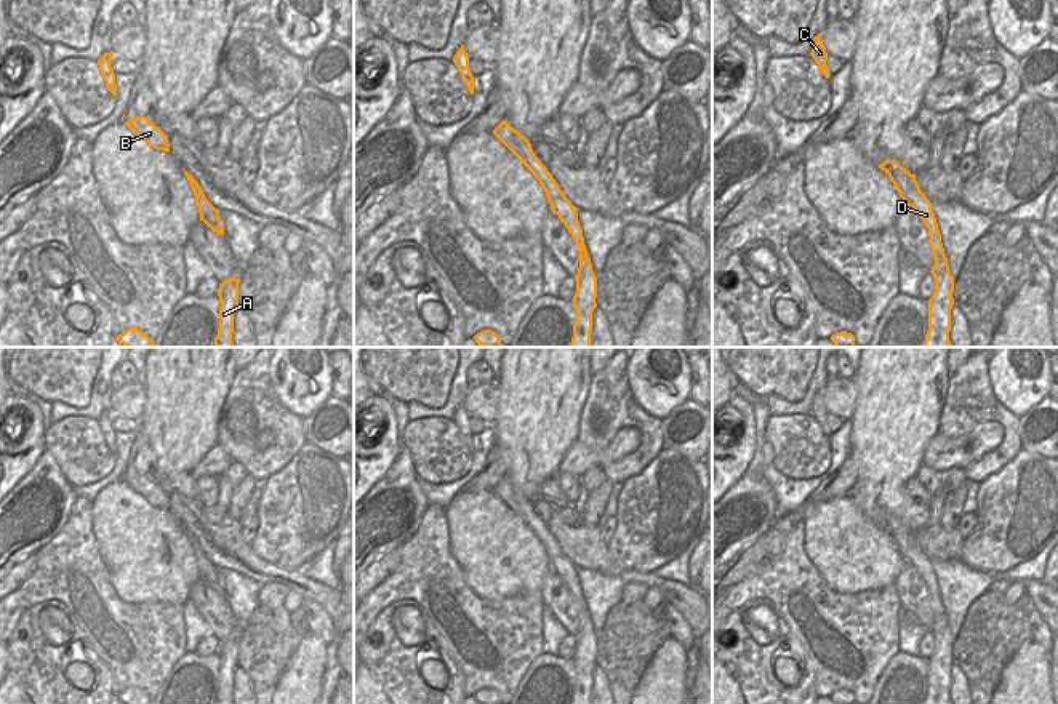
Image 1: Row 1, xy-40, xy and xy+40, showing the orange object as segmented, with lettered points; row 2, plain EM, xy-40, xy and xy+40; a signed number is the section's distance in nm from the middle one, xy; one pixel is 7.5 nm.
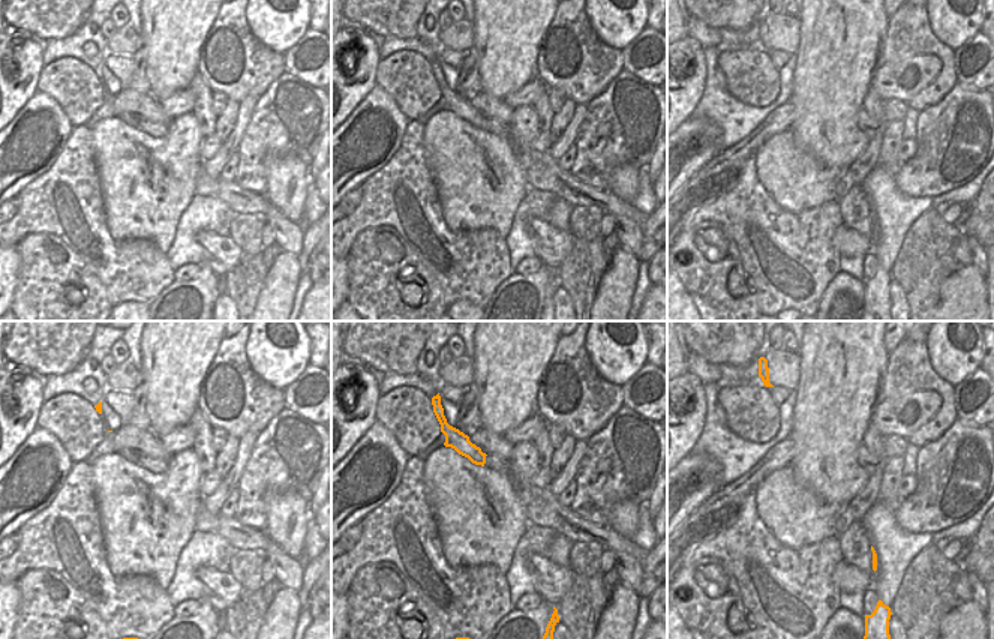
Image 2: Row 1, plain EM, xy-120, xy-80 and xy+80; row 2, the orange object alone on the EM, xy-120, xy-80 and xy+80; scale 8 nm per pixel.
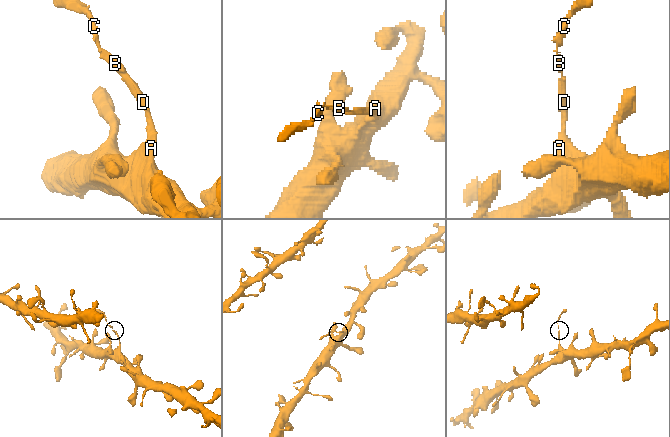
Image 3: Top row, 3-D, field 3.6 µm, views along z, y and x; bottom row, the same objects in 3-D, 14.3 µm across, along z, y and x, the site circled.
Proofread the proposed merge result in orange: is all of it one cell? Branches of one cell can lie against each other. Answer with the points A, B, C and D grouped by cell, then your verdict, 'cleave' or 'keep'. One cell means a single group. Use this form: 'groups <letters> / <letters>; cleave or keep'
groups A / B C D; cleave

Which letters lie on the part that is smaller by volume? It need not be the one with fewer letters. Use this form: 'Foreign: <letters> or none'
Foreign: B, C, D

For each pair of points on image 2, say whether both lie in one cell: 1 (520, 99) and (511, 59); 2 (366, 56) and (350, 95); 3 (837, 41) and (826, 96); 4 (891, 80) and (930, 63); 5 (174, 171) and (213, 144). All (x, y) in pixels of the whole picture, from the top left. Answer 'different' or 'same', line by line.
1: different
2: same
3: same
4: same
5: different

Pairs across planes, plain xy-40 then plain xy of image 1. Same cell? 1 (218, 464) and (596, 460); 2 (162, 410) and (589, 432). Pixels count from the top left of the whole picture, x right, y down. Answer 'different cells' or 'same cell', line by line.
1: same cell
2: different cells

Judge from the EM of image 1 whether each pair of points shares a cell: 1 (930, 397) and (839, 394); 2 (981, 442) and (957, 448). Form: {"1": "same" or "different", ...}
{"1": "different", "2": "same"}

